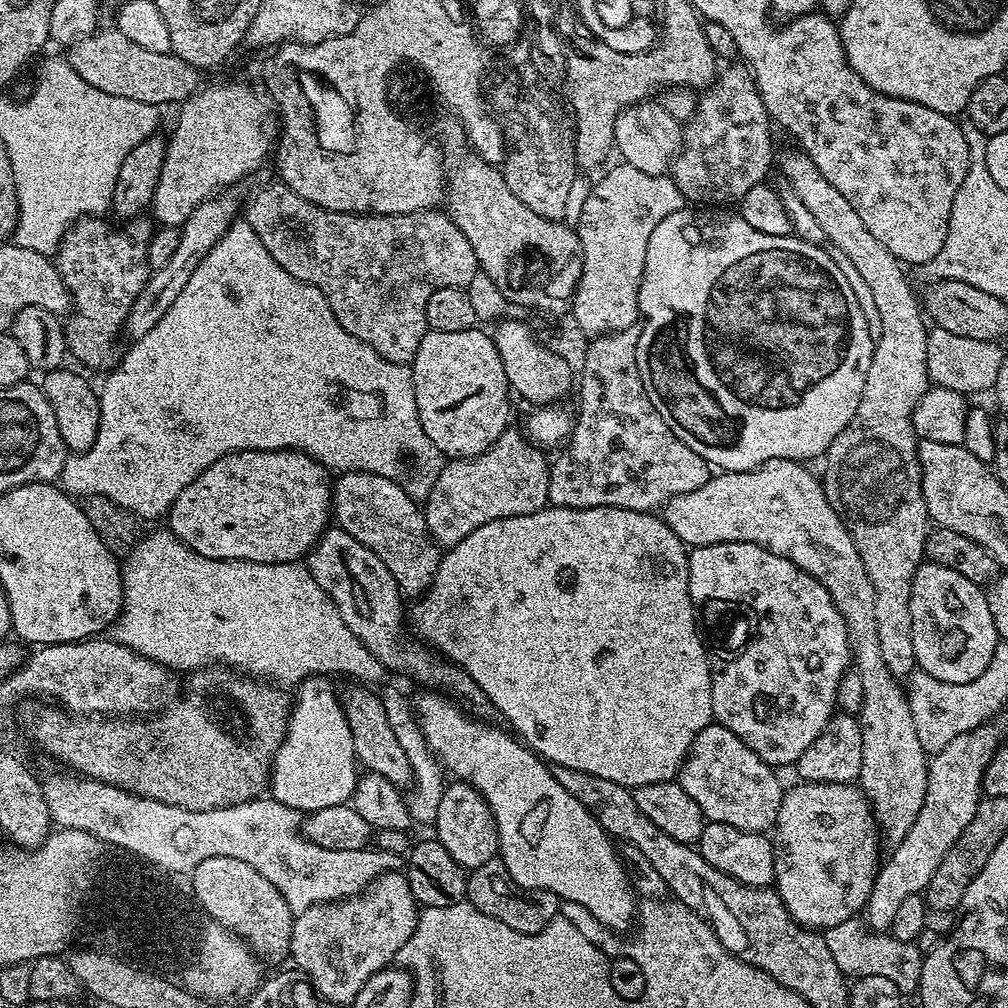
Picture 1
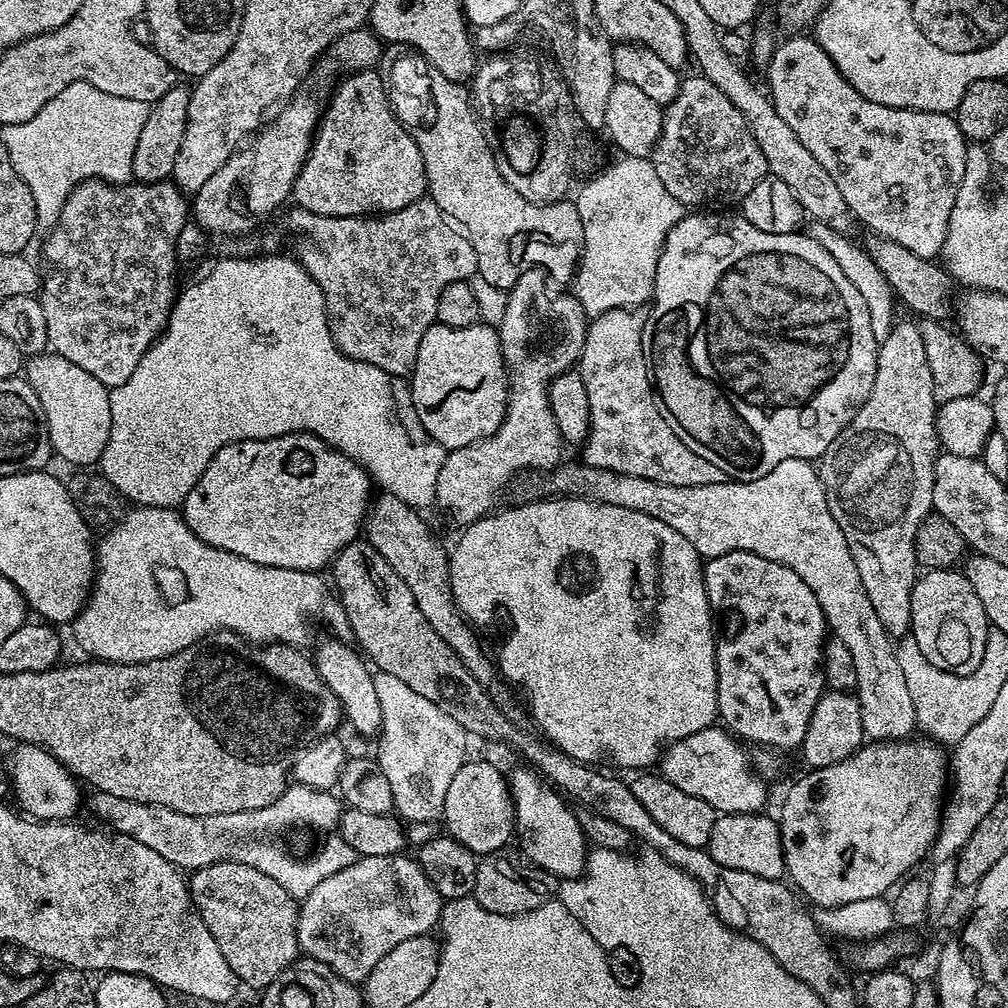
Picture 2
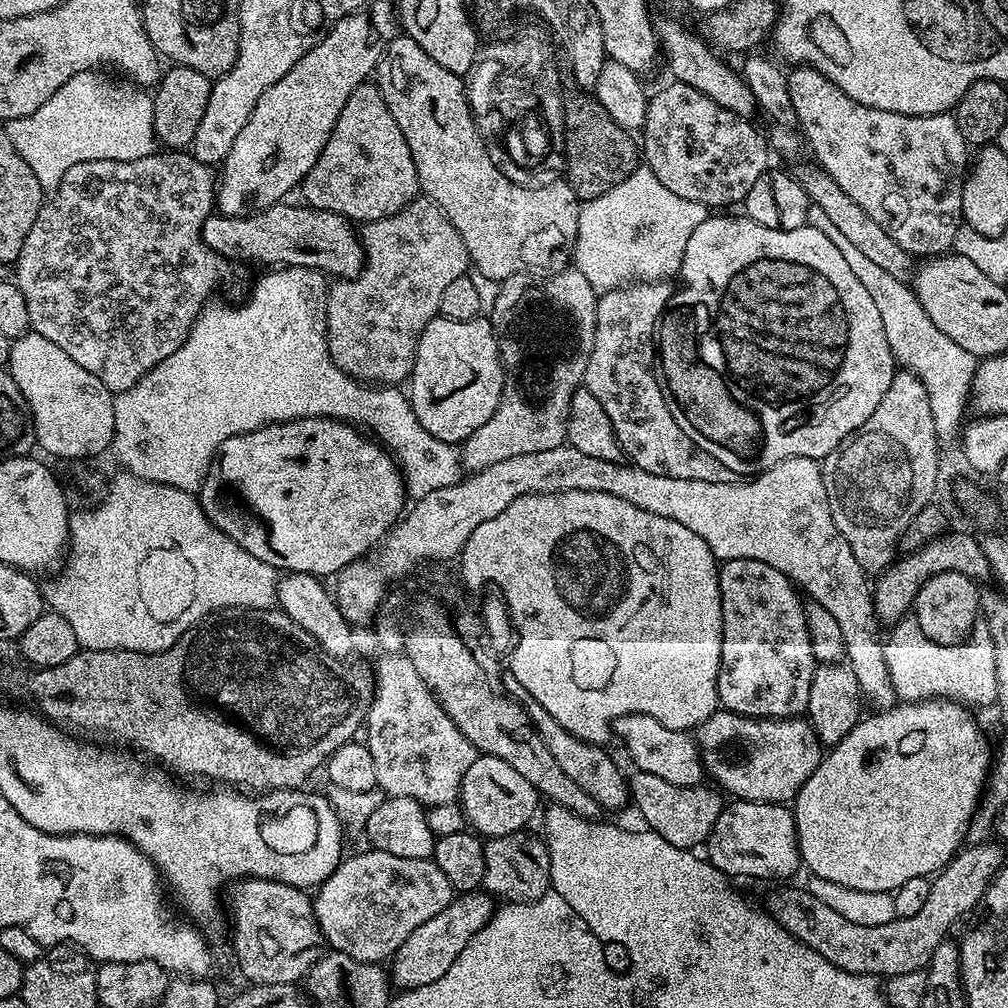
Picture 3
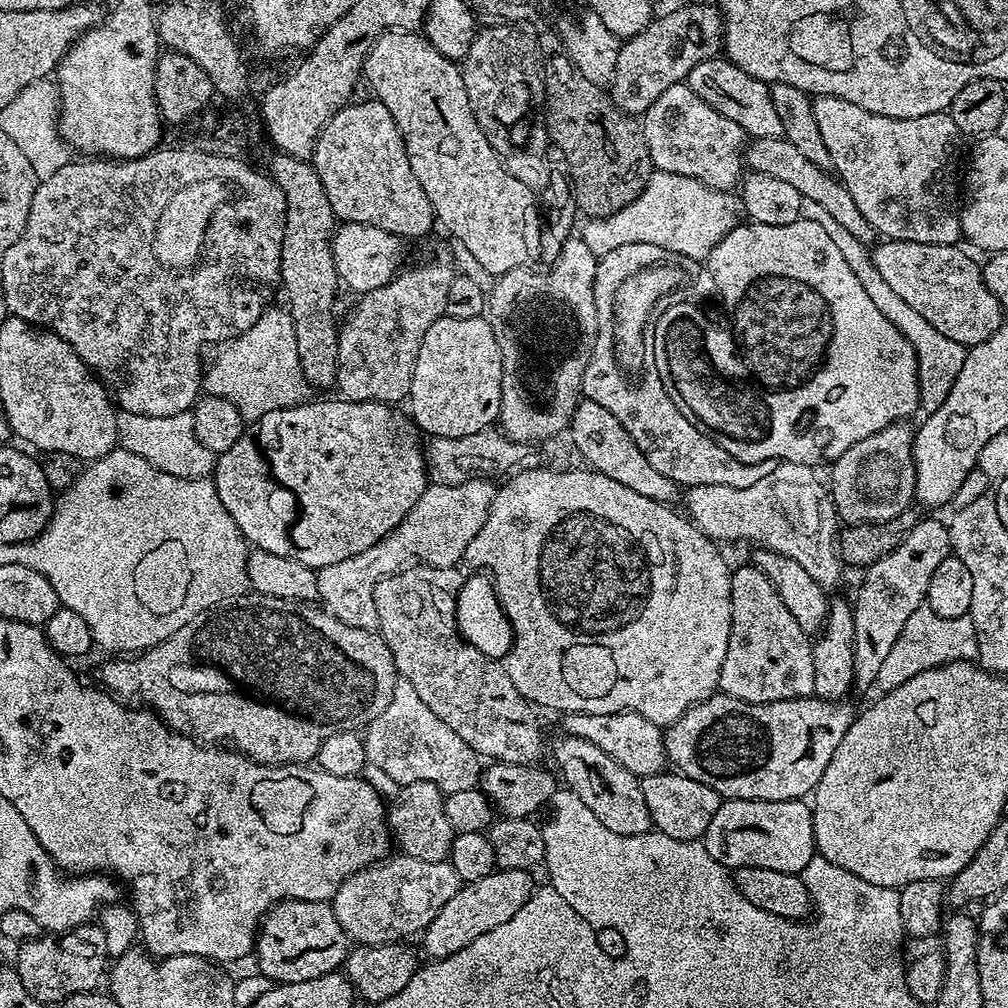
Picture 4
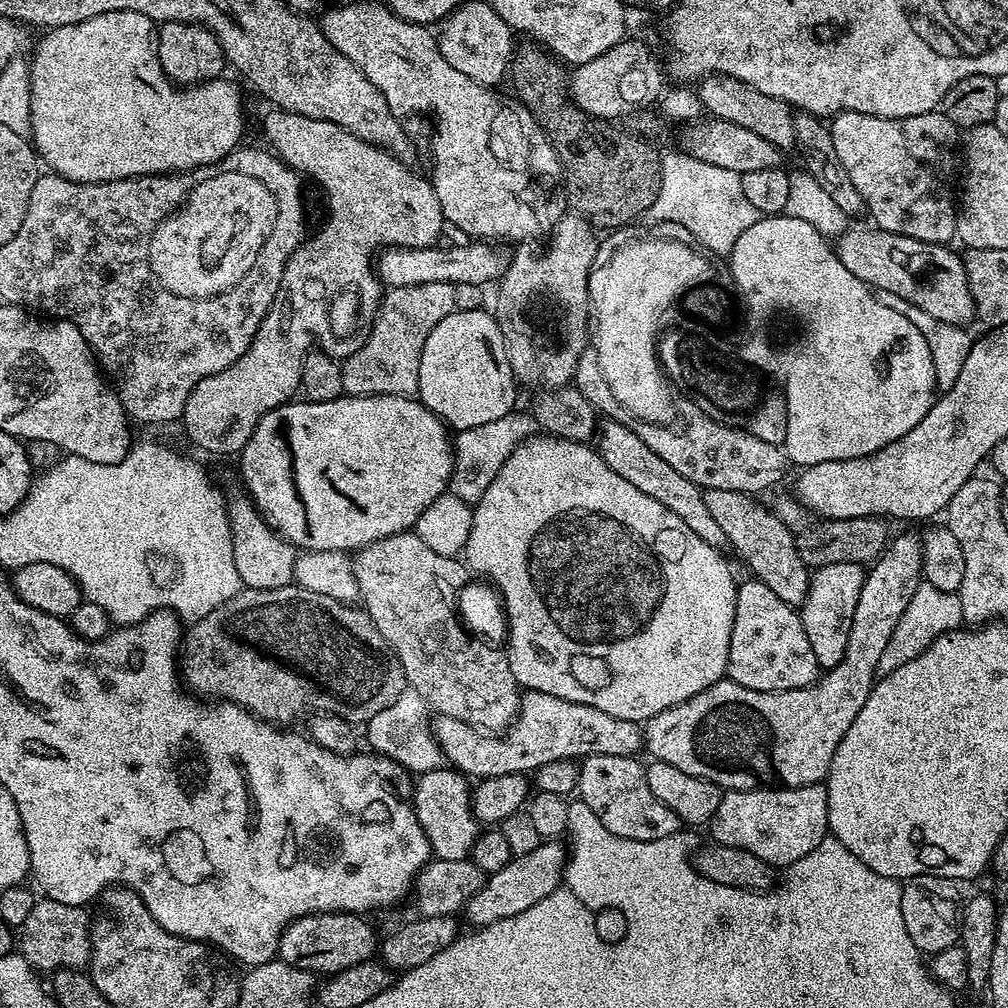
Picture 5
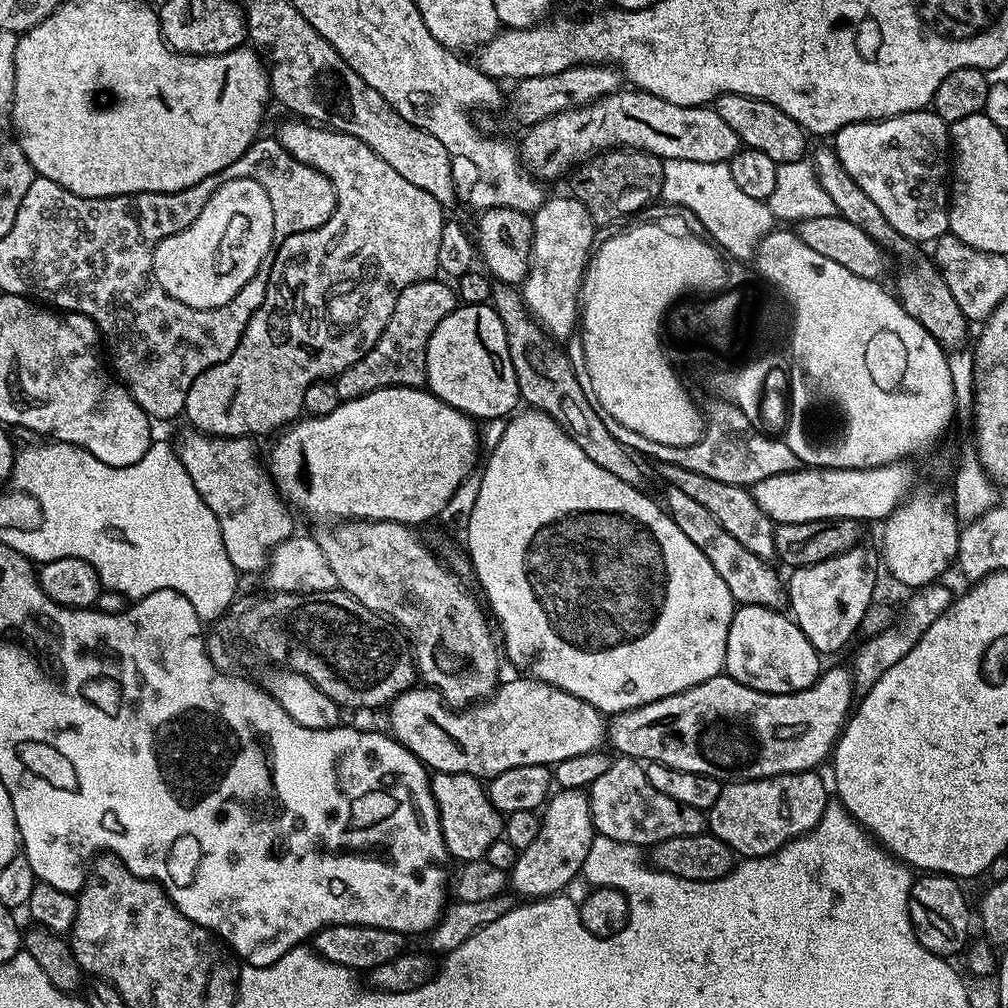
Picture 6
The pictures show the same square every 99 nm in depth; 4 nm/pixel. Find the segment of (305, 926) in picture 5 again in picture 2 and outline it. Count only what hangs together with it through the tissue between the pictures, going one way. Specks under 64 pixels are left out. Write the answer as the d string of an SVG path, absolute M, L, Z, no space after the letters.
M223 860L195 869L190 876L190 891L196 911L200 913L202 922L206 922L206 930L214 934L214 942L218 942L218 950L222 950L222 958L230 962L230 970L234 970L241 985L249 984L252 988L263 990L301 955L298 942L300 909L297 897L286 894L286 890L282 890L282 886L274 882L274 878L262 874L262 870L249 864Z

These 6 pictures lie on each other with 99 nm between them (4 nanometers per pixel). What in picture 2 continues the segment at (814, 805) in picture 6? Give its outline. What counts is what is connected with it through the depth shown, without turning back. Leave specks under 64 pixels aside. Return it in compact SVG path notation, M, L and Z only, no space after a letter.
M760 812L750 814L717 815L714 830L710 830L706 850L722 866L730 870L746 870L746 874L758 874L758 878L780 880L785 875L784 850L780 826L775 819Z

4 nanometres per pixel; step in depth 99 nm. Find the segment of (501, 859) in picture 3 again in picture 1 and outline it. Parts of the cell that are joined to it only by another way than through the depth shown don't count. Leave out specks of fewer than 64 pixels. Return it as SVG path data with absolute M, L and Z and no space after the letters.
M499 858L471 869L466 900L475 911L490 914L490 918L498 918L498 922L506 922L510 930L518 930L522 934L540 932L561 915L562 901L559 896L547 890L520 888L518 882L510 878L510 870L506 870L503 860Z

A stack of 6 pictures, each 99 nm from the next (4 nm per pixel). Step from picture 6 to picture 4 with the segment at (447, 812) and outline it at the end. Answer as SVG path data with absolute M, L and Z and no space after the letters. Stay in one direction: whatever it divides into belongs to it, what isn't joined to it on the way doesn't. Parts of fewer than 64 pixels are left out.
M430 781L410 782L401 787L400 793L387 805L388 827L391 835L400 843L399 851L410 858L418 858L422 862L445 862L450 854L453 828L450 818L446 816L444 805L445 793L438 785Z

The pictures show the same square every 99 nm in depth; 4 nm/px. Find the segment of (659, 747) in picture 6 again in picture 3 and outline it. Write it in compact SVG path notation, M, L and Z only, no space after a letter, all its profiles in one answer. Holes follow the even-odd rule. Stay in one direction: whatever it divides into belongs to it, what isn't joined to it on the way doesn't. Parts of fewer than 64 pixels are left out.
M949 530L929 544L921 544L909 556L901 555L892 561L889 568L875 577L872 588L872 606L876 611L877 621L895 622L909 615L910 609L916 603L918 590L929 578L939 572L957 572L966 574L970 579L983 582L989 579L990 571L986 554L983 553L981 541L972 537L968 532ZM904 556L904 557L903 557ZM717 710L695 729L694 739L705 773L713 776L729 797L757 800L760 804L787 805L795 801L798 790L806 778L814 774L822 759L822 745L816 729L804 718L762 720Z

